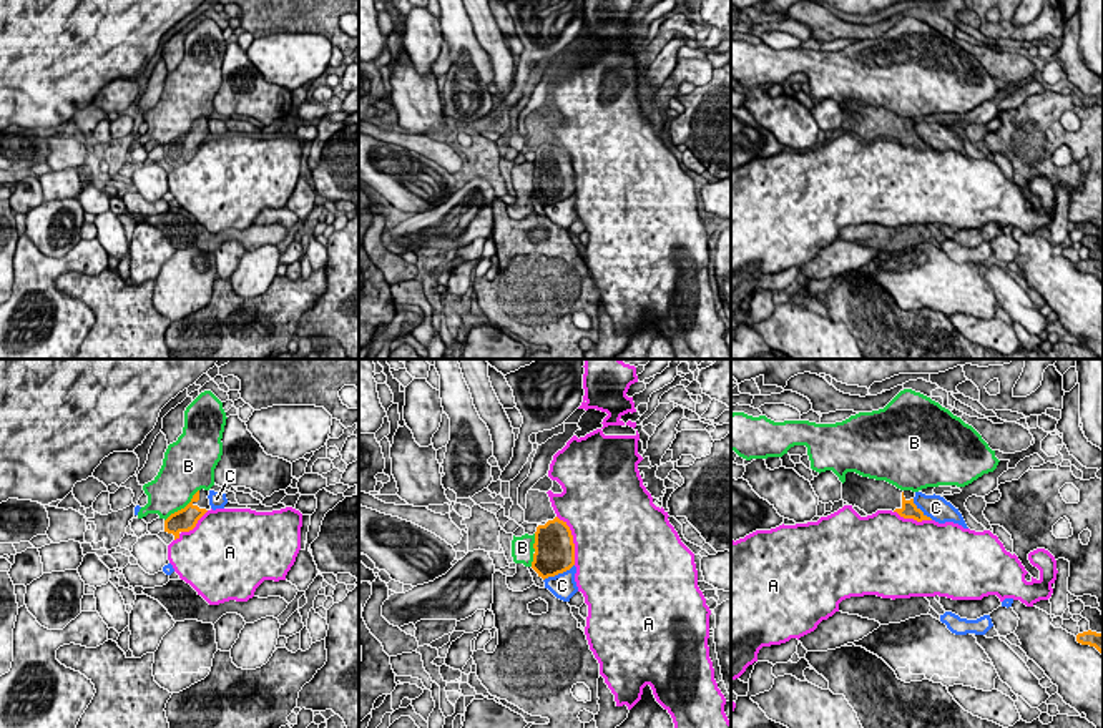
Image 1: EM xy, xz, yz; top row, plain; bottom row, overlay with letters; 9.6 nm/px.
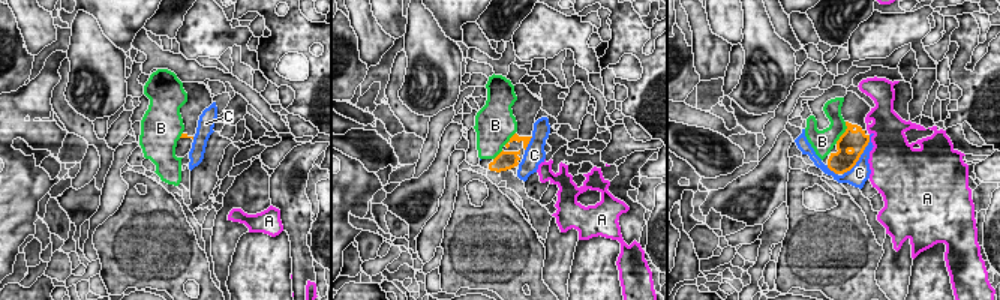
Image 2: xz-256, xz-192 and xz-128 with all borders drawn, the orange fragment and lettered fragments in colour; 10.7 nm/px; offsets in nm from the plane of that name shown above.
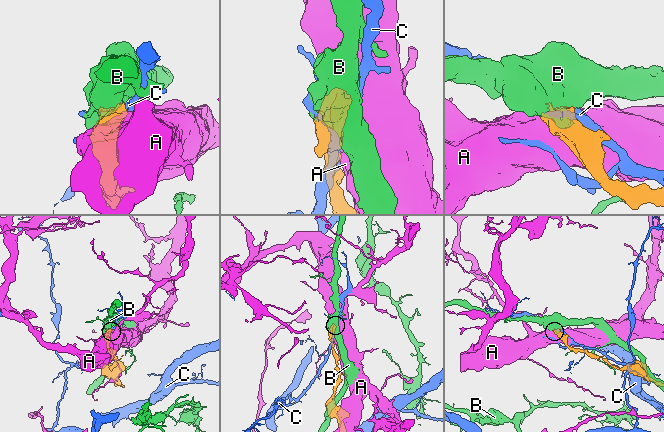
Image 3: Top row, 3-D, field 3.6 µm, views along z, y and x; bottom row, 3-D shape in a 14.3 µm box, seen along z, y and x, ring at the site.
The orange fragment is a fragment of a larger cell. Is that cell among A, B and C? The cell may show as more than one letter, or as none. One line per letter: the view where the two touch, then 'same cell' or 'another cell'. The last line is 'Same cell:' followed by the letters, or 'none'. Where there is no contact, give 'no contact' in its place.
A: meets orange in xz; another cell
B: meets orange in xy; another cell
C: meets orange in xz; another cell
Same cell: none

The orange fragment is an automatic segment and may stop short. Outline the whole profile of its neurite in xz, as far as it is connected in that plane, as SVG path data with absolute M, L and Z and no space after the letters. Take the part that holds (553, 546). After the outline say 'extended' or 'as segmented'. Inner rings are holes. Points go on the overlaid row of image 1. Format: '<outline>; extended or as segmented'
M555 517L535 532L532 568L543 580L570 570L575 565L575 544L566 522Z; as segmented

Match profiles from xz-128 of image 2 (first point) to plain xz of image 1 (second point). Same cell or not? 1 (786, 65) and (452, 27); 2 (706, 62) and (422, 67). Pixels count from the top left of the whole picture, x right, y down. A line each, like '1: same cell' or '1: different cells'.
1: same cell
2: different cells

